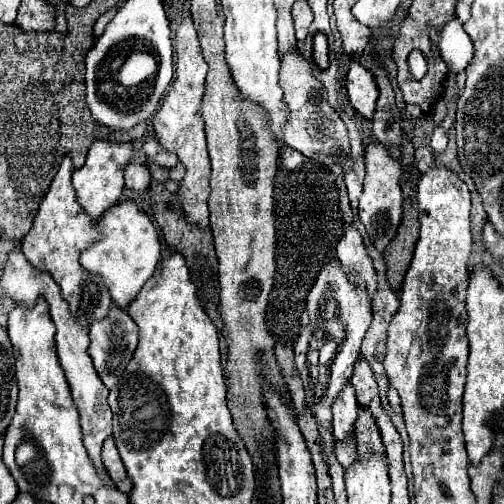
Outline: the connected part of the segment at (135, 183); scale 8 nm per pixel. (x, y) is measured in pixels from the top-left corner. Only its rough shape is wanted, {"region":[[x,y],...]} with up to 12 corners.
{"region":[[130,163],[124,173],[126,187],[144,195],[150,185],[146,165]]}

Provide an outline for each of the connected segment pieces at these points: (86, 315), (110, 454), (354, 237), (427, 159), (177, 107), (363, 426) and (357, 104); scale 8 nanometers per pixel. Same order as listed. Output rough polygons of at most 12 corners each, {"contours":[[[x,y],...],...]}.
{"contours":[[[64,157],[22,239],[24,257],[60,285],[80,325],[112,305],[80,265],[98,219],[84,215]],[[114,439],[102,447],[102,463],[122,493],[130,495],[132,481],[126,473]],[[344,225],[336,257],[376,291],[376,271],[354,225]],[[428,147],[416,149],[416,165],[424,173],[432,163]],[[192,17],[174,35],[176,77],[152,119],[180,155],[178,199],[208,227],[206,61]],[[358,407],[358,453],[384,453],[376,419],[368,407]],[[352,61],[346,87],[352,107],[372,119],[378,99],[374,75]]]}

